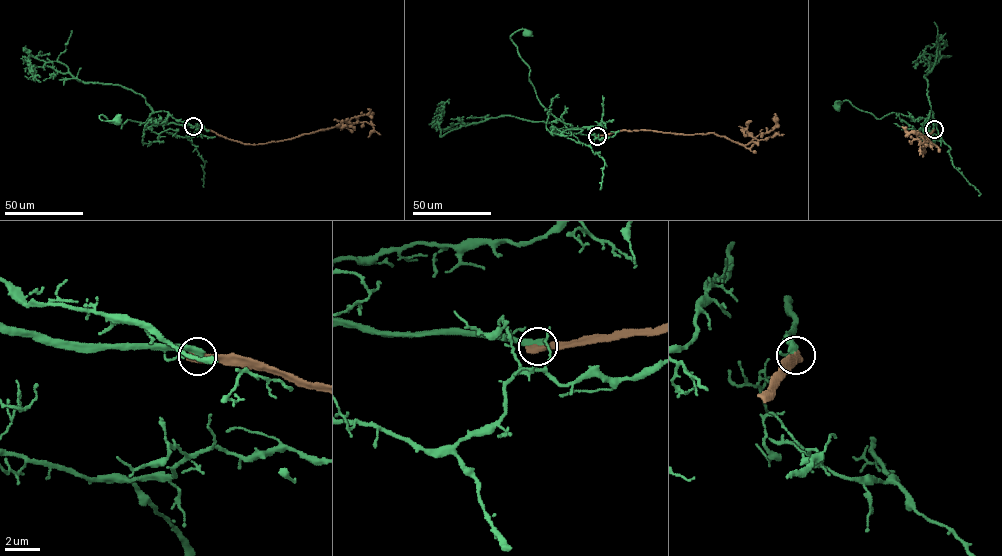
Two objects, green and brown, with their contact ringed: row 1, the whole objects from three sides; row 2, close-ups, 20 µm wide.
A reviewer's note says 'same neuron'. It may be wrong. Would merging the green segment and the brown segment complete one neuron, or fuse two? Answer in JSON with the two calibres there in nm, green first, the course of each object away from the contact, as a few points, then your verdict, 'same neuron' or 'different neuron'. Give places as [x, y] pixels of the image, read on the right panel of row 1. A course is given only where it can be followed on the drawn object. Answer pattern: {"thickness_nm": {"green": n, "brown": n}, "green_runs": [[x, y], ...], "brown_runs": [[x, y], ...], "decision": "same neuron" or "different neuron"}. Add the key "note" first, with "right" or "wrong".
{"note": "wrong", "thickness_nm": {"green": 360, "brown": 480}, "green_runs": [[934, 129], [930, 121], [900, 113], [892, 112], [877, 119], [848, 100], [833, 106], [837, 106]], "brown_runs": [[934, 129], [926, 140], [924, 153], [923, 147], [933, 145], [931, 141], [920, 133], [908, 132], [903, 126]], "decision": "different neuron"}

